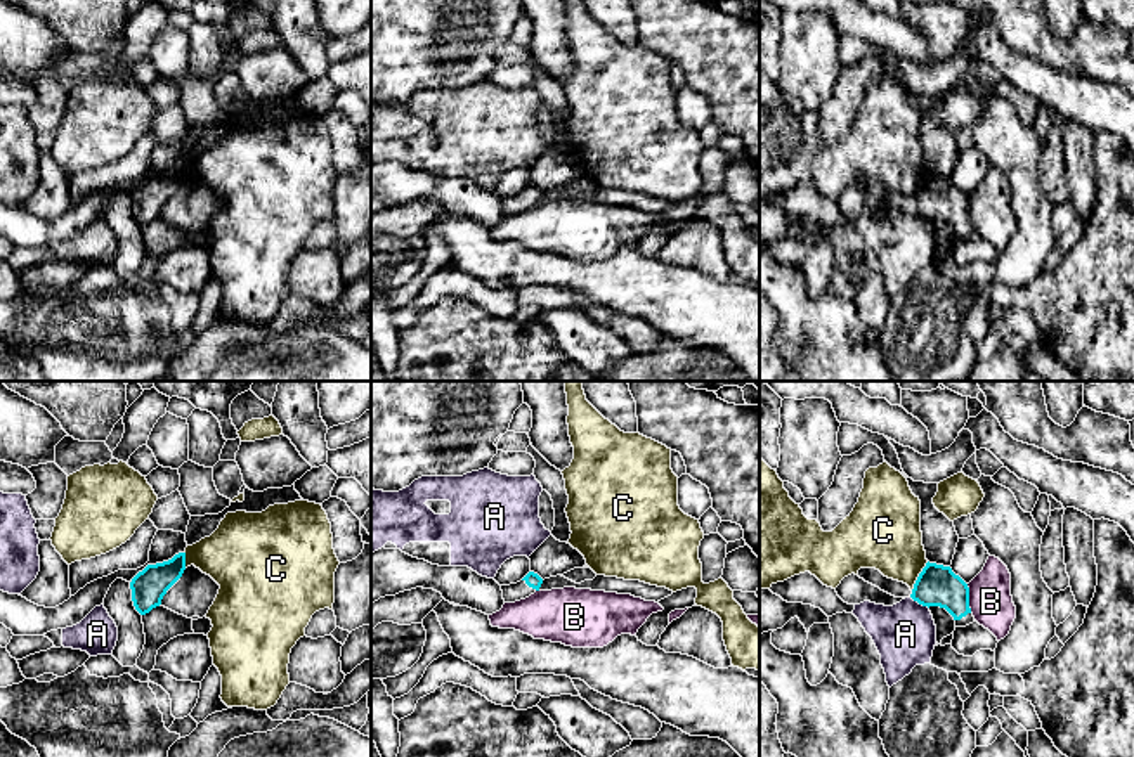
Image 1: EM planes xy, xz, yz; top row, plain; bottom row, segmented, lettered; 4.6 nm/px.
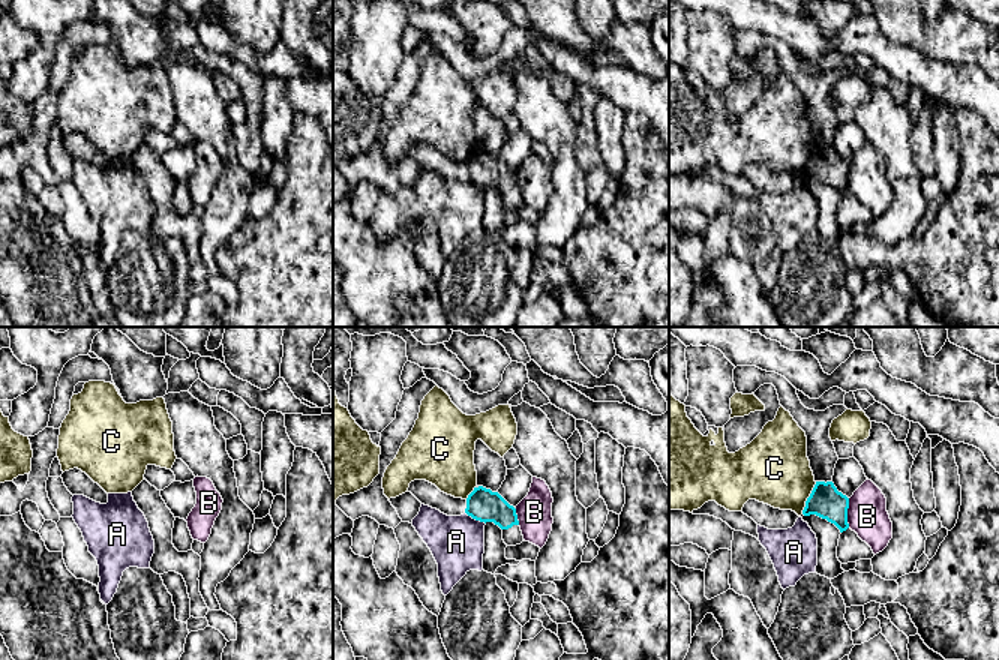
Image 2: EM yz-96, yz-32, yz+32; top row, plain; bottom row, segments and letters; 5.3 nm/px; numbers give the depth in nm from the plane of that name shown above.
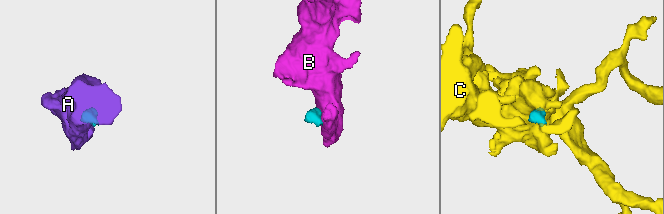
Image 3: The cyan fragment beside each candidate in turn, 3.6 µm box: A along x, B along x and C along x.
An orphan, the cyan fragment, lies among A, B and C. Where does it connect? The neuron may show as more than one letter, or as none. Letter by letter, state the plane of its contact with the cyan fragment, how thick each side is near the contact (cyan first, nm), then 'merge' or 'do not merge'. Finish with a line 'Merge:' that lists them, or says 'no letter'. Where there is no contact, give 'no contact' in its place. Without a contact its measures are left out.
A: meets cyan in yz; 190 nm thick on the cyan side, 280 nm on the other; do not merge
B: meets cyan in yz; 190 nm thick on the cyan side, 200 nm on the other; do not merge
C: meets cyan in yz; 190 nm thick on the cyan side, 340 nm on the other; do not merge
Merge: no letter

